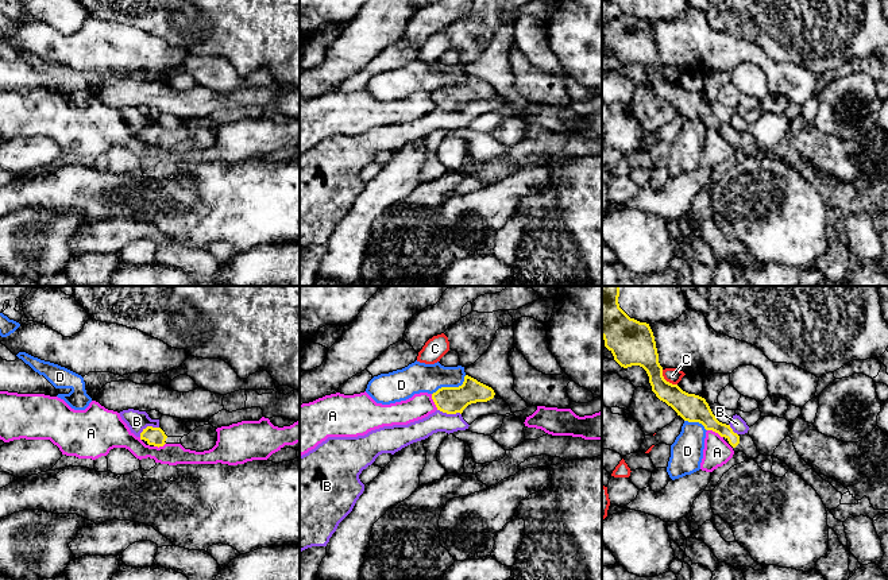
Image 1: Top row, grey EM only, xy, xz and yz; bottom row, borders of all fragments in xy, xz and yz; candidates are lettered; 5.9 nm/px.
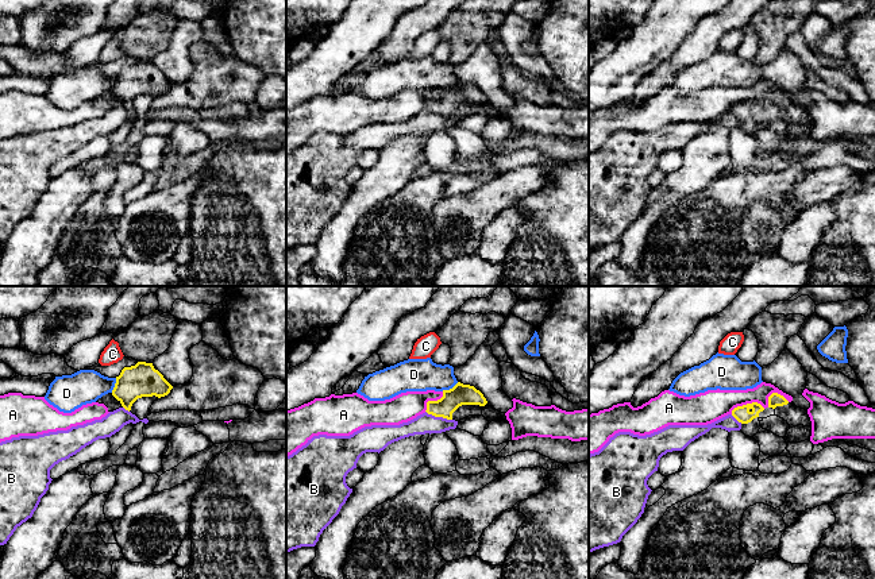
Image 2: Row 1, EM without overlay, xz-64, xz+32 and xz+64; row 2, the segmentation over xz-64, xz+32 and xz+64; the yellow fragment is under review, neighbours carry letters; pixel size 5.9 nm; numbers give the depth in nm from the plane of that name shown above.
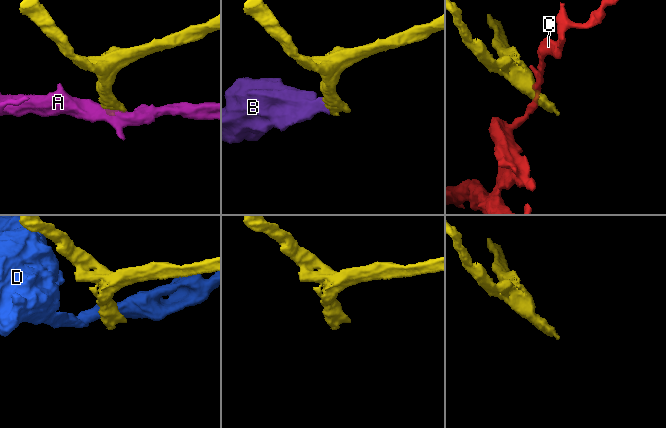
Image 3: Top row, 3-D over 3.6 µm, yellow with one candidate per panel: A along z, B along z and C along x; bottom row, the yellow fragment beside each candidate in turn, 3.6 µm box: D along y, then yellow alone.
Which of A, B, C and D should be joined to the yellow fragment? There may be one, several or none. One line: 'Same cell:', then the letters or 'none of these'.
Same cell: none of these

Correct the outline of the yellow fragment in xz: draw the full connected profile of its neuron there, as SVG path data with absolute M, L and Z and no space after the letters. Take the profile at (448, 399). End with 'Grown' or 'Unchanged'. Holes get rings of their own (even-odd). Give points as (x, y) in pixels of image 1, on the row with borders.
M466 375L459 387L441 387L432 394L437 410L447 414L463 413L463 410L476 402L487 402L495 395L494 390L476 379Z. Unchanged

